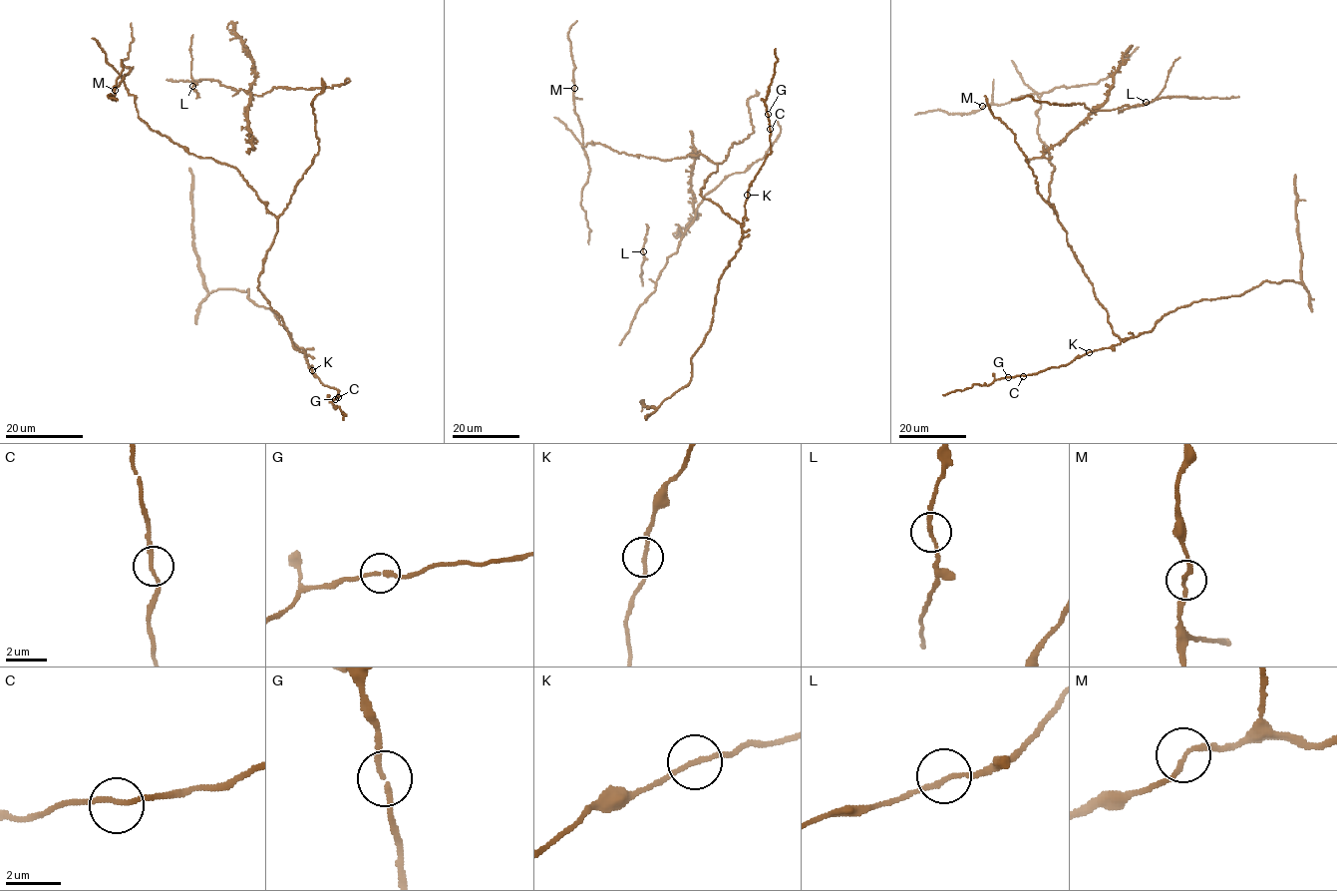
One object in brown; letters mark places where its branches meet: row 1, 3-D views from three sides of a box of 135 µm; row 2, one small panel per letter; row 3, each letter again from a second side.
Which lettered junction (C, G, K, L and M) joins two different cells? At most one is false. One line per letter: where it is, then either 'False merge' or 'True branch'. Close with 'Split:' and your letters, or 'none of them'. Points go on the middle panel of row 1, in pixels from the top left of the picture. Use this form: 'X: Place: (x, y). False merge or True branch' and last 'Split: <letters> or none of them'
C: Place: (770, 129). True branch
G: Place: (768, 114). True branch
K: Place: (747, 195). True branch
L: Place: (643, 251). True branch
M: Place: (574, 88). True branch
Split: none of them

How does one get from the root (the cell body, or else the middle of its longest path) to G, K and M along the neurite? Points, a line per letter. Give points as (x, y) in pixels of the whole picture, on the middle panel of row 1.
G: (717, 167), (706, 180), (700, 195), (716, 204), (741, 226), (749, 185), (771, 151), (768, 114)
K: (717, 167), (706, 180), (700, 195), (716, 204), (741, 226), (747, 195)
M: (717, 167), (702, 155), (660, 160), (618, 153), (599, 144), (582, 147), (574, 88)

